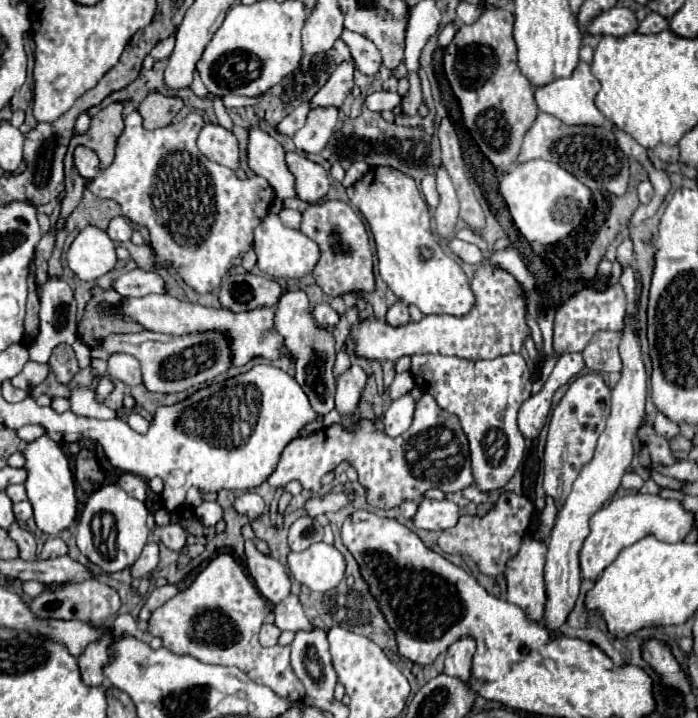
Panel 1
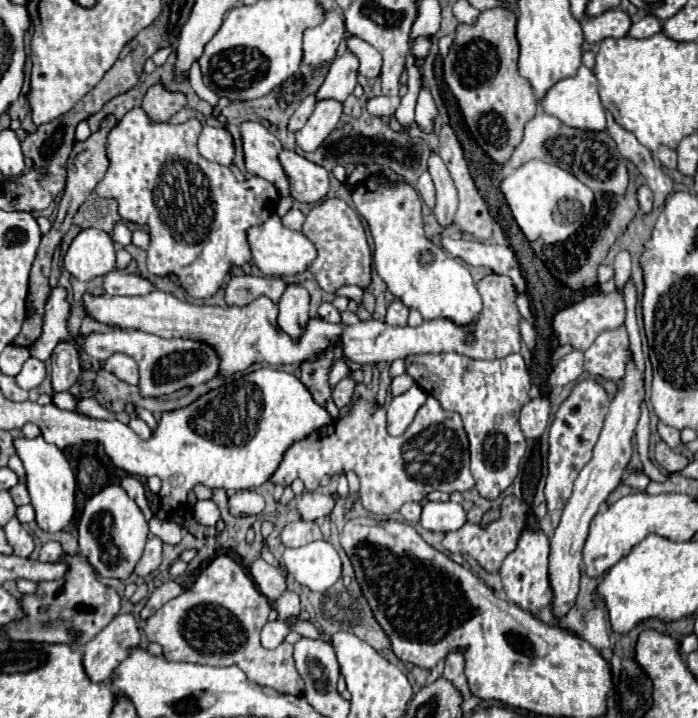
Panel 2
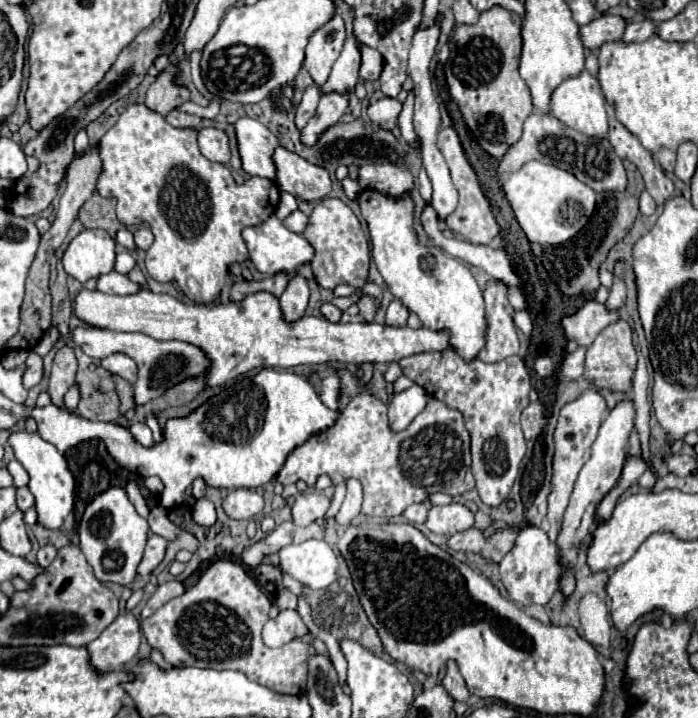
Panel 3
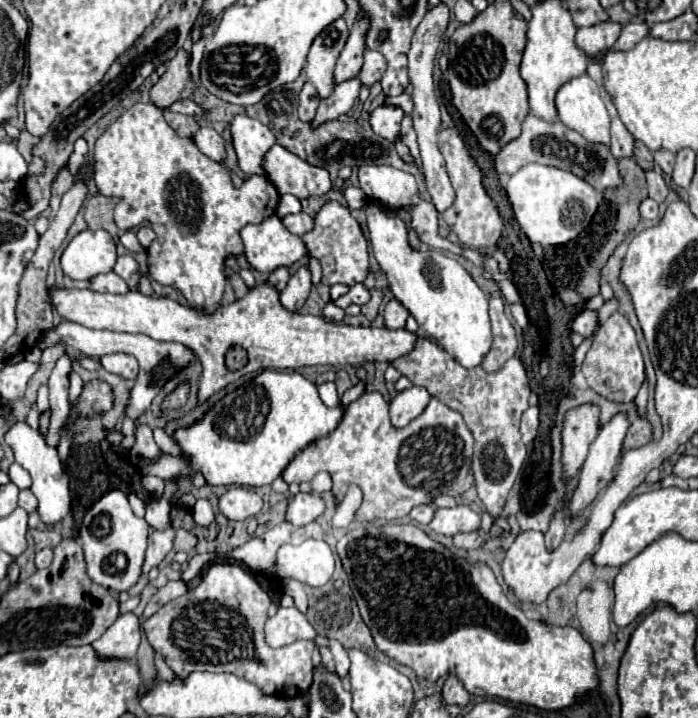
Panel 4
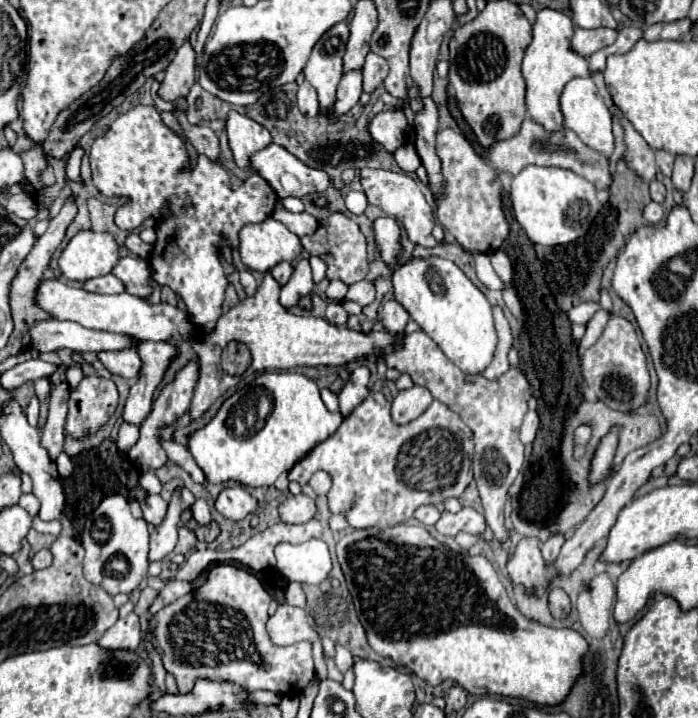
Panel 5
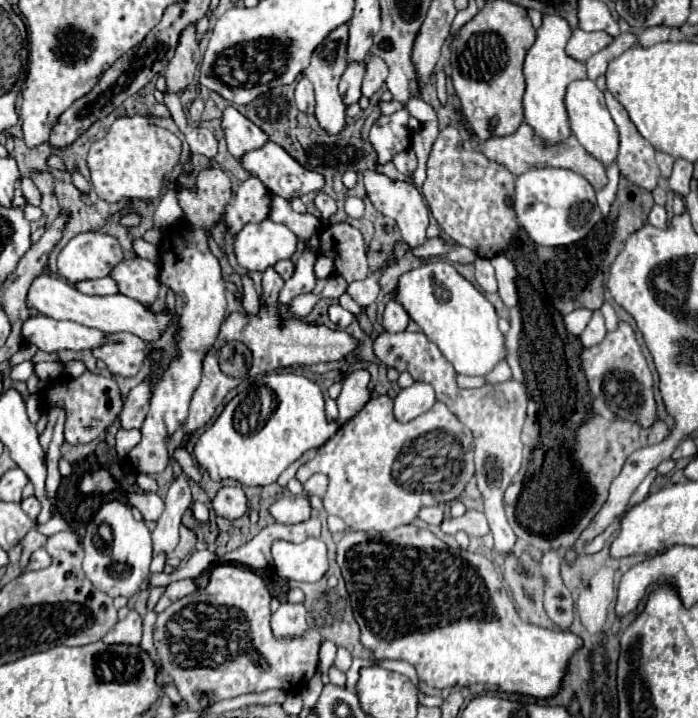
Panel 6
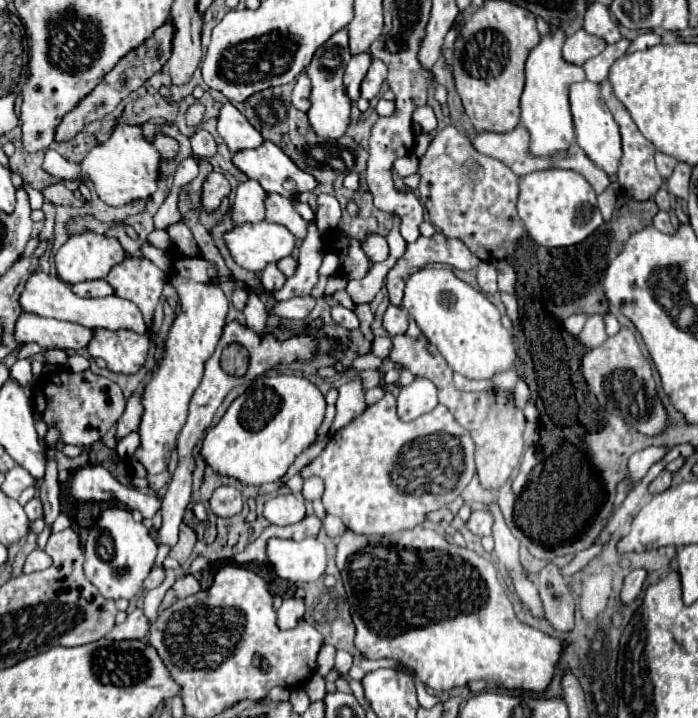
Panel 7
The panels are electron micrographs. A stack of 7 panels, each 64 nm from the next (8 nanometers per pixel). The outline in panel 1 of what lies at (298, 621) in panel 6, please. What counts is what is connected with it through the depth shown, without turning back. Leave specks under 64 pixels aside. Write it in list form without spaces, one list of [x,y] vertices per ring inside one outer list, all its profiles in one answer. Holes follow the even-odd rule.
[[[264,624],[260,630],[260,644],[262,646],[274,646],[280,636],[280,630],[274,624]]]

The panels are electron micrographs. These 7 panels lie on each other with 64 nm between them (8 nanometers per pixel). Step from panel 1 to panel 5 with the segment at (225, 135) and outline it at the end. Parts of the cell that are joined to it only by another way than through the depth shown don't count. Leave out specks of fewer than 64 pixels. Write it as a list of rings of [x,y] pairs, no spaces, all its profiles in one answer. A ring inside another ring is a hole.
[[[176,112],[176,116],[184,128],[188,142],[196,148],[196,152],[206,154],[210,160],[218,160],[220,144],[218,144],[218,136],[214,134],[214,130],[208,126],[192,126],[190,122],[186,122],[186,116],[182,112]]]

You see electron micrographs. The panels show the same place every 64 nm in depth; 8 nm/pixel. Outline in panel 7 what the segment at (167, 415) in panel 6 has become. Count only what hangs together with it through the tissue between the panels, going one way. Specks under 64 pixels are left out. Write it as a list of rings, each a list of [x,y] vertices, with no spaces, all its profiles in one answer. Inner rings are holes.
[[[212,170],[202,184],[202,206],[206,212],[218,210],[222,198],[230,194],[230,184],[222,172]],[[246,180],[245,196],[240,196],[236,208],[232,208],[234,226],[242,226],[246,222],[260,222],[266,214],[266,192],[256,180]],[[170,246],[168,254],[172,258],[172,272],[168,274],[168,282],[176,288],[180,296],[182,312],[178,314],[178,318],[170,328],[162,364],[152,374],[150,384],[144,386],[144,396],[142,396],[144,416],[138,428],[142,444],[132,454],[132,460],[140,462],[148,474],[160,474],[162,470],[168,468],[170,450],[188,416],[188,402],[202,380],[204,362],[212,356],[222,336],[228,312],[228,300],[222,288],[214,282],[218,278],[214,262],[204,260],[200,256],[186,258],[178,252],[176,246]]]

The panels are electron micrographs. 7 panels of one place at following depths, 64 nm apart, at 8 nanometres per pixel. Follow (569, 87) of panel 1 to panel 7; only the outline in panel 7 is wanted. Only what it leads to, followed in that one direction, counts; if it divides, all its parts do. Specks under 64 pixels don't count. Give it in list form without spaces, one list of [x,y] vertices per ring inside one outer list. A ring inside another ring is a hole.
[[[584,80],[584,82],[576,82],[570,86],[570,108],[572,108],[572,118],[574,118],[574,130],[576,130],[576,142],[580,144],[580,148],[586,152],[586,156],[600,166],[610,180],[614,180],[616,176],[616,168],[622,156],[622,148],[620,148],[620,132],[618,132],[618,124],[614,122],[608,106],[602,100],[600,94],[600,86]]]

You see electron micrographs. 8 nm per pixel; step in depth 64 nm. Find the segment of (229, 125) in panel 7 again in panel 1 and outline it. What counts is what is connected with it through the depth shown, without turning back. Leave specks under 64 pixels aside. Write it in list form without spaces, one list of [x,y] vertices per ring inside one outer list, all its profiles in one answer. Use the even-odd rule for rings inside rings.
[[[250,128],[248,134],[250,170],[270,182],[276,198],[296,198],[296,178],[286,166],[284,148],[258,128]]]

